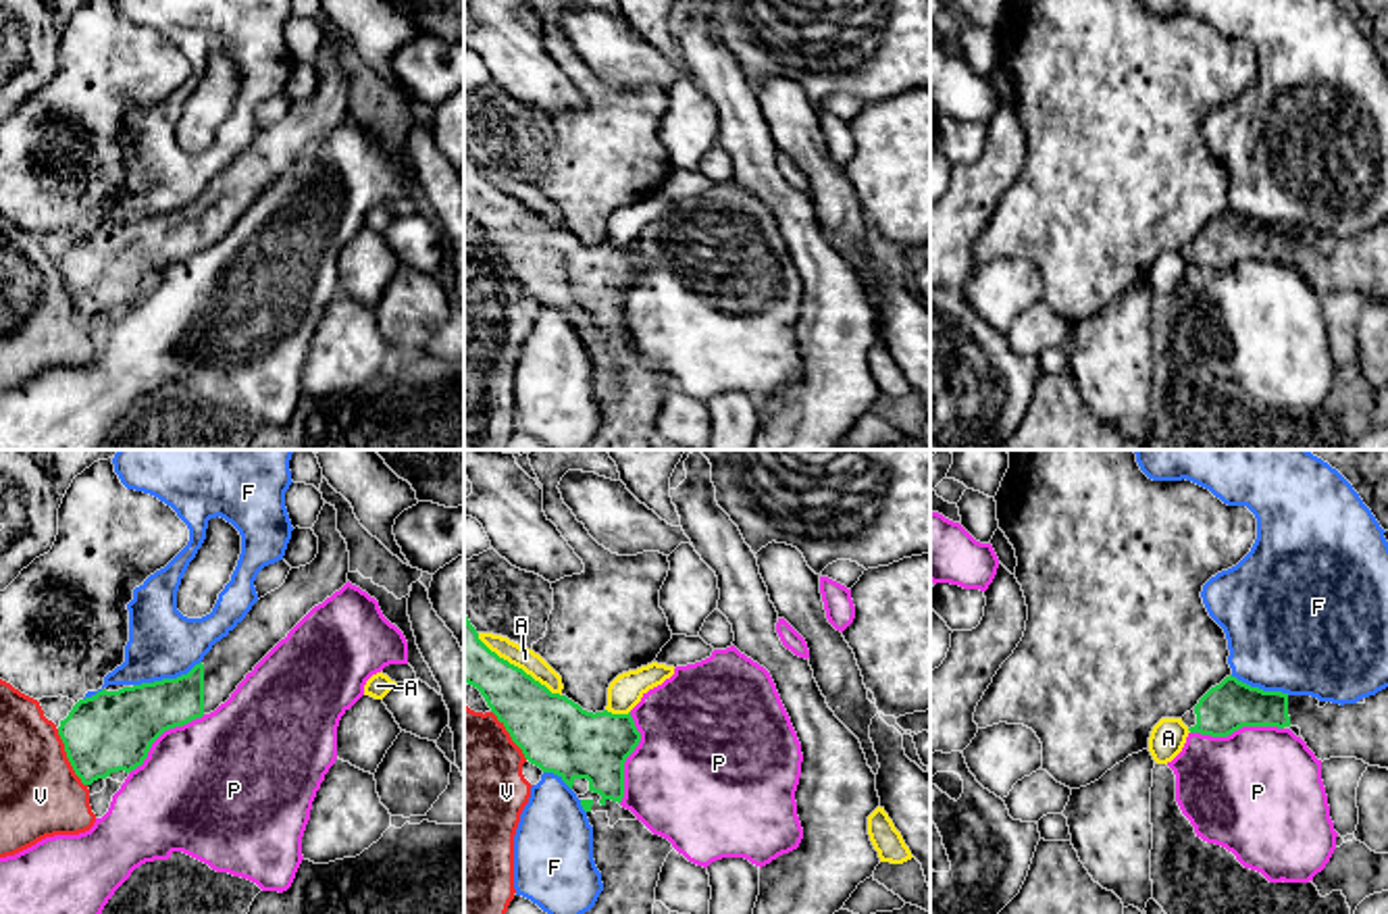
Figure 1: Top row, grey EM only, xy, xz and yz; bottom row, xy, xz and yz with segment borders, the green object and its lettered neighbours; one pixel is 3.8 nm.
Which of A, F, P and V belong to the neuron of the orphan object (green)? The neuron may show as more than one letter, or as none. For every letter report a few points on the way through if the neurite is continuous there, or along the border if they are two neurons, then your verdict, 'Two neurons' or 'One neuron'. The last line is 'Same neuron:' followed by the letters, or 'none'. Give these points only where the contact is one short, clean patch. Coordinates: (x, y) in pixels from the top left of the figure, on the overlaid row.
A: Two neurons
F: Two neurons
P: Two neurons
V: Two neurons
Same neuron: none

